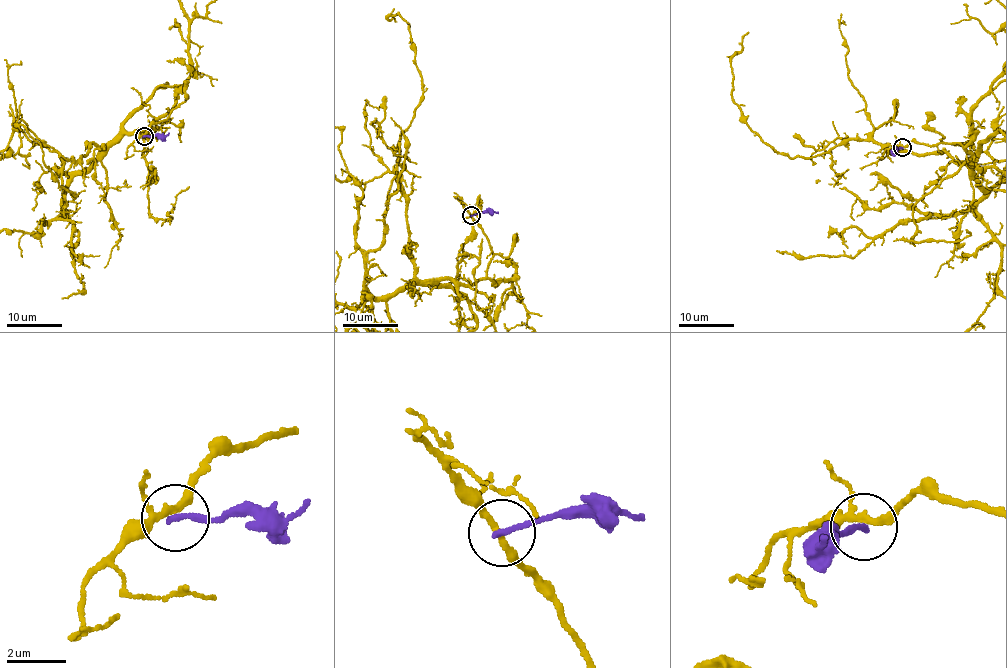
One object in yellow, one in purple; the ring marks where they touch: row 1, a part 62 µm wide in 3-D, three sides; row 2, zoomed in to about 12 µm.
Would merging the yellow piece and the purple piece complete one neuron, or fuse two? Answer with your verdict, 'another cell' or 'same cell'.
another cell

